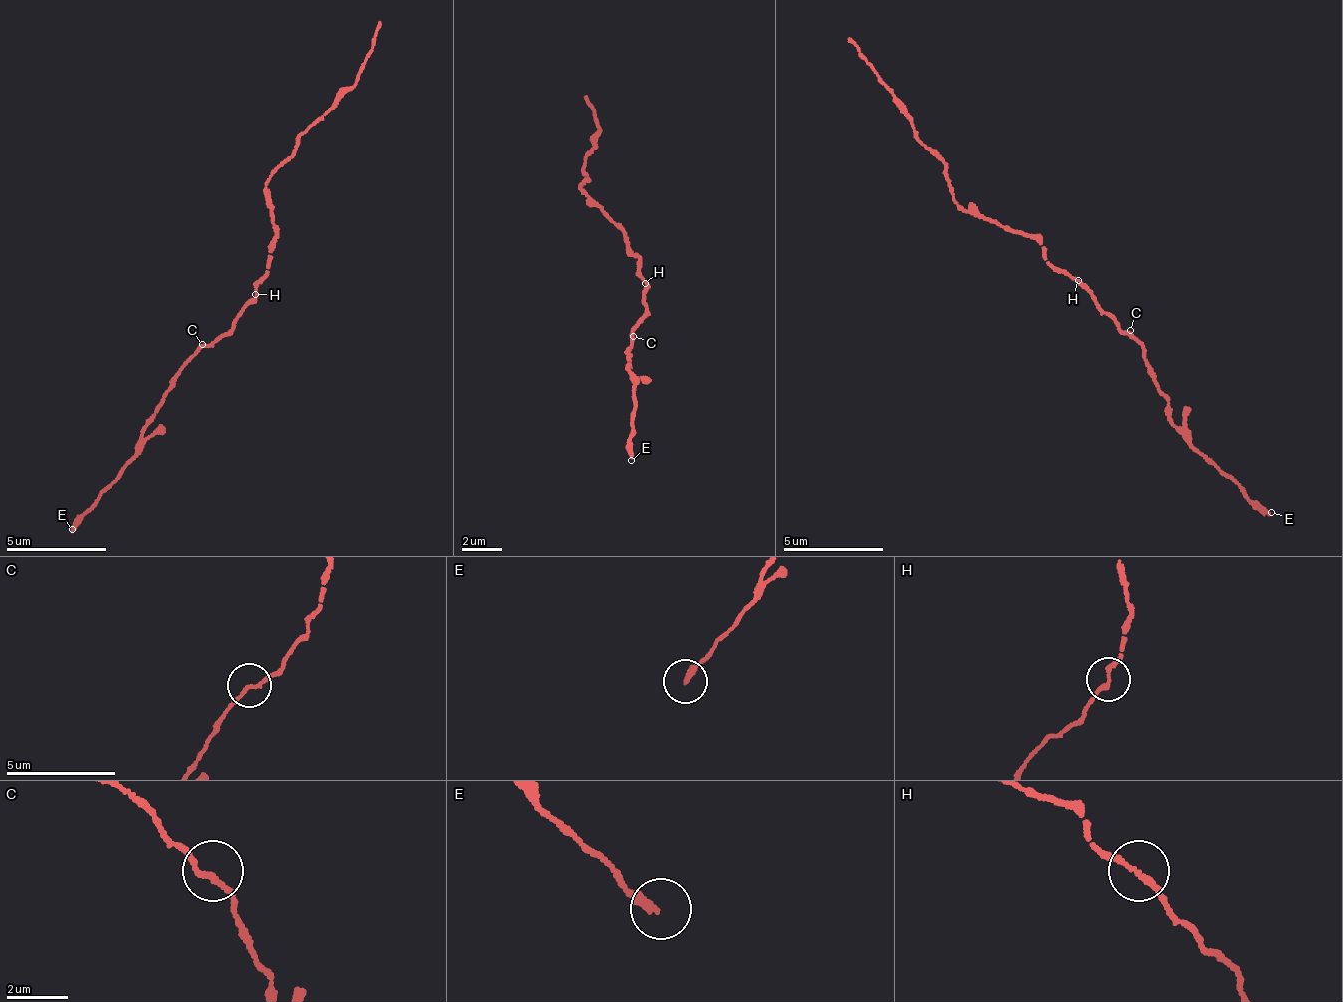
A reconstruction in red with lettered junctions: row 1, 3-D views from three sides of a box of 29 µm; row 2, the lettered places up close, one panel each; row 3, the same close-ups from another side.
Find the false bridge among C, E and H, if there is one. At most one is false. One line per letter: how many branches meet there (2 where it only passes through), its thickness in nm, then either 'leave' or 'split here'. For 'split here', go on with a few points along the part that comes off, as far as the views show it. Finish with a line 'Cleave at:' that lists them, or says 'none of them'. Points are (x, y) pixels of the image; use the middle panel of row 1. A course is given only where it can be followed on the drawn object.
C: branches 2; calibre 160 nm; leave
E: branches 1; calibre 280 nm; leave
H: branches 2; calibre 170 nm; split here; course (647, 282), (638, 260), (627, 249), (625, 227), (579, 189), (590, 176), (584, 156), (601, 128), (586, 95)
Cleave at: H

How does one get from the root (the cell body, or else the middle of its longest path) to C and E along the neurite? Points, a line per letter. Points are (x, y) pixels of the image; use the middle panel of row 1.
C: (640, 278), (647, 282), (643, 301), (647, 312), (645, 320), (633, 331), (633, 336)
E: (640, 278), (647, 282), (647, 312), (627, 348), (635, 385), (631, 460)

